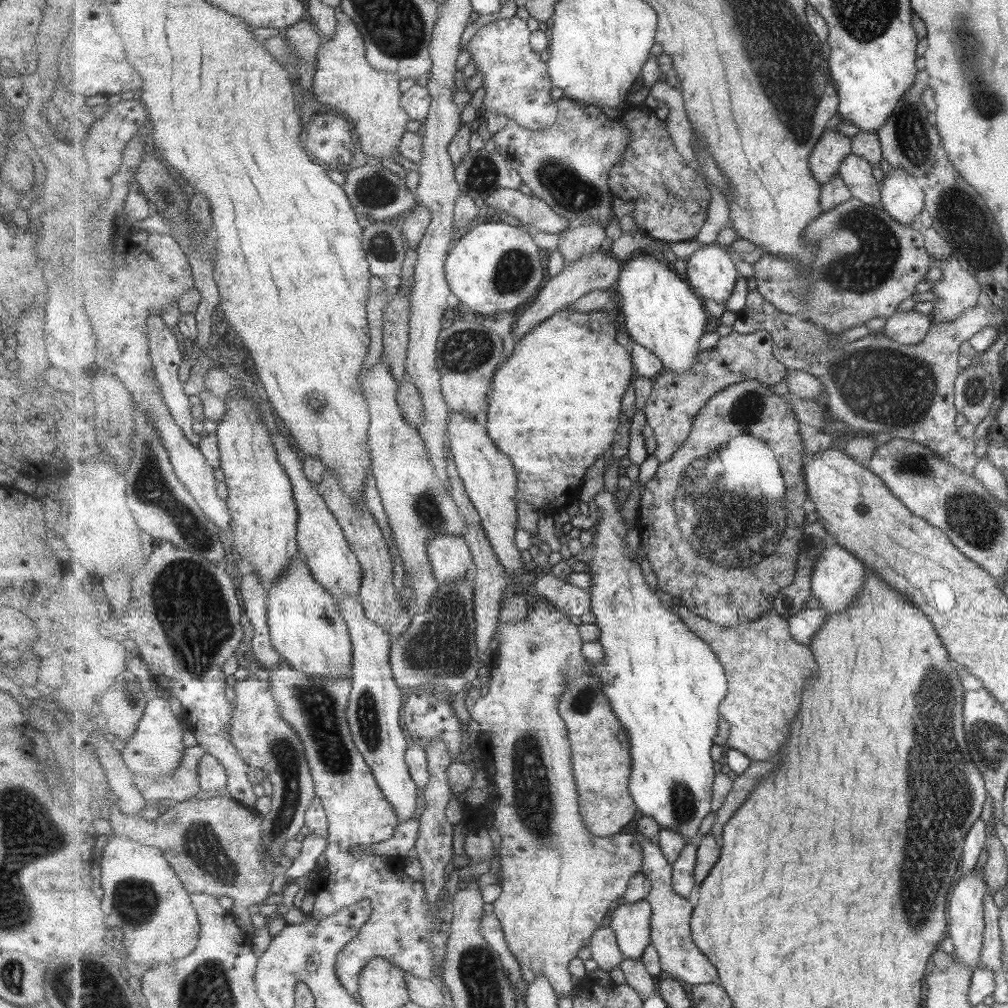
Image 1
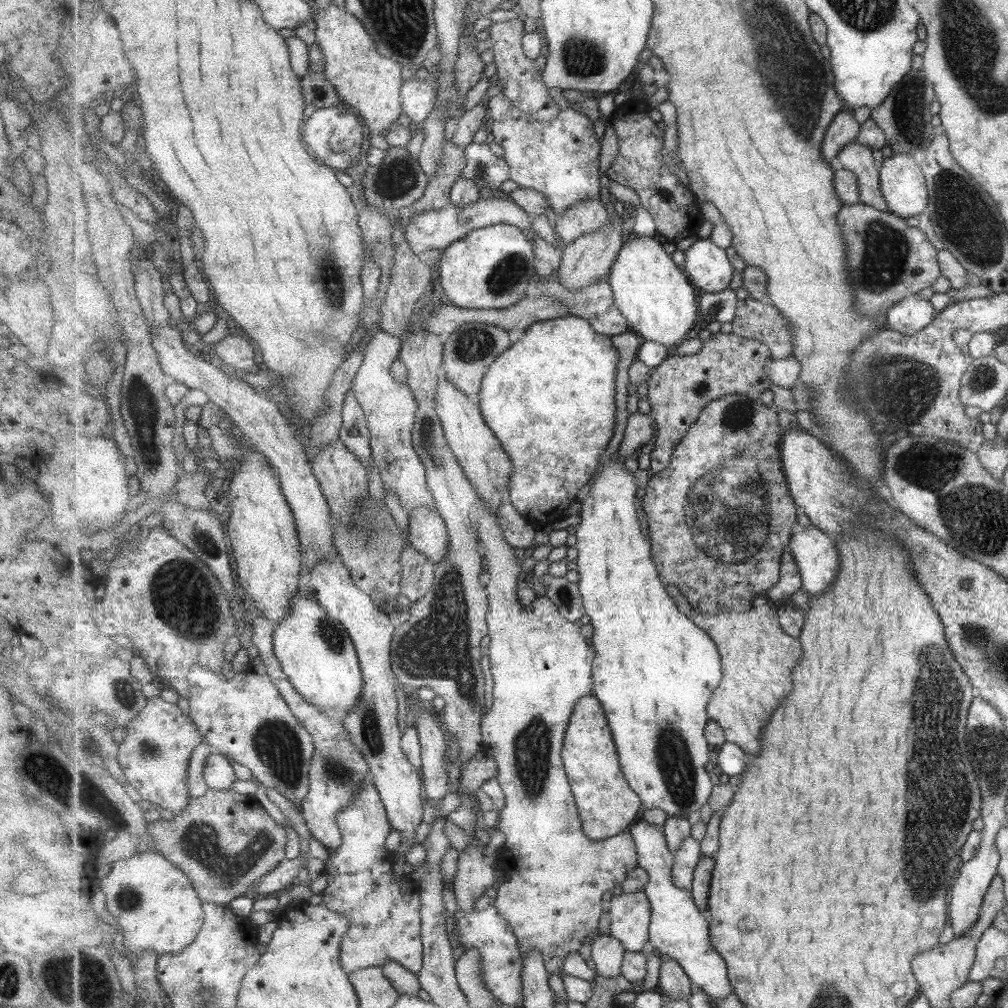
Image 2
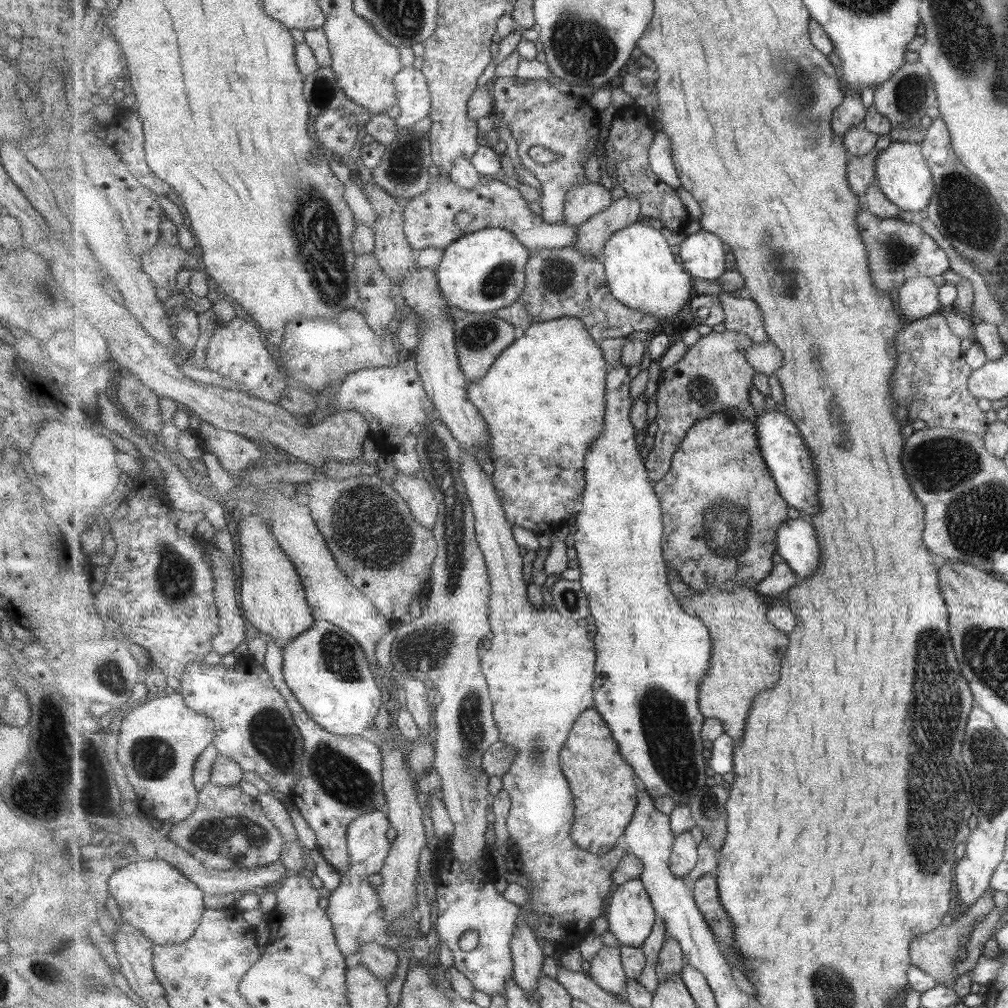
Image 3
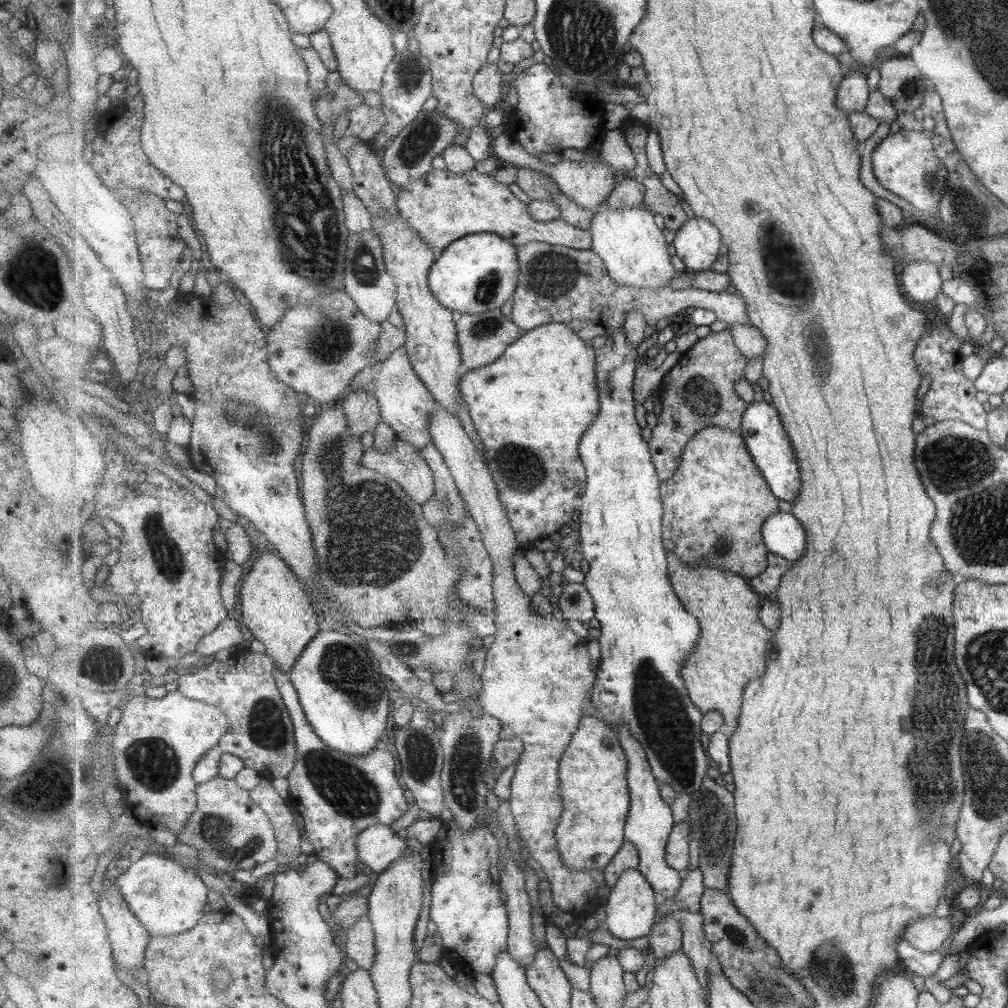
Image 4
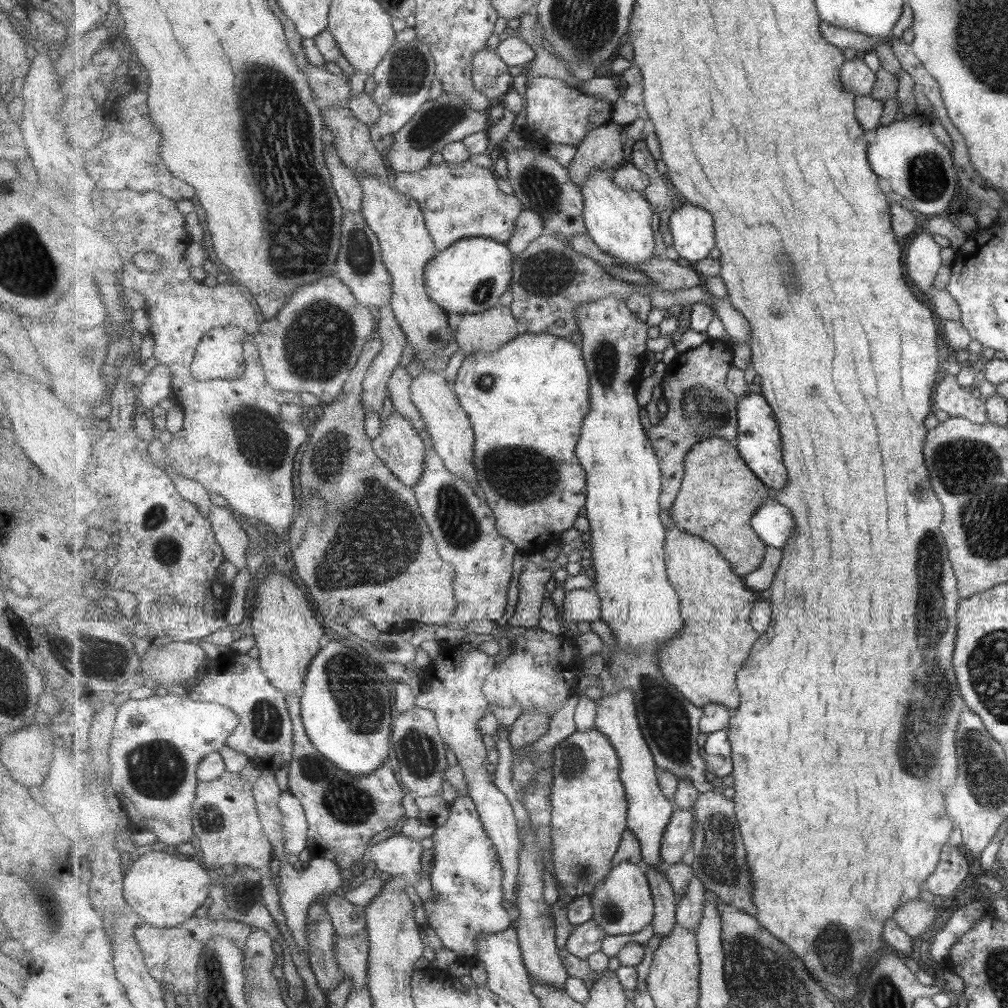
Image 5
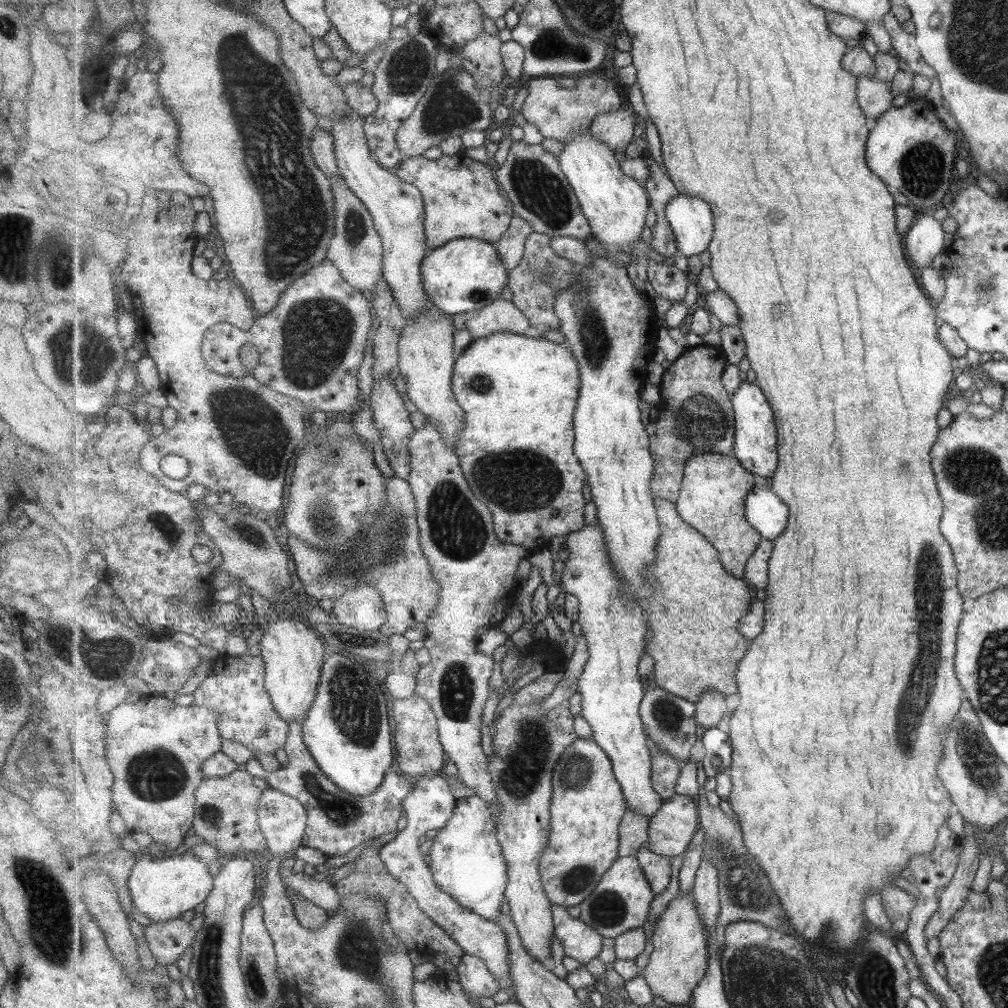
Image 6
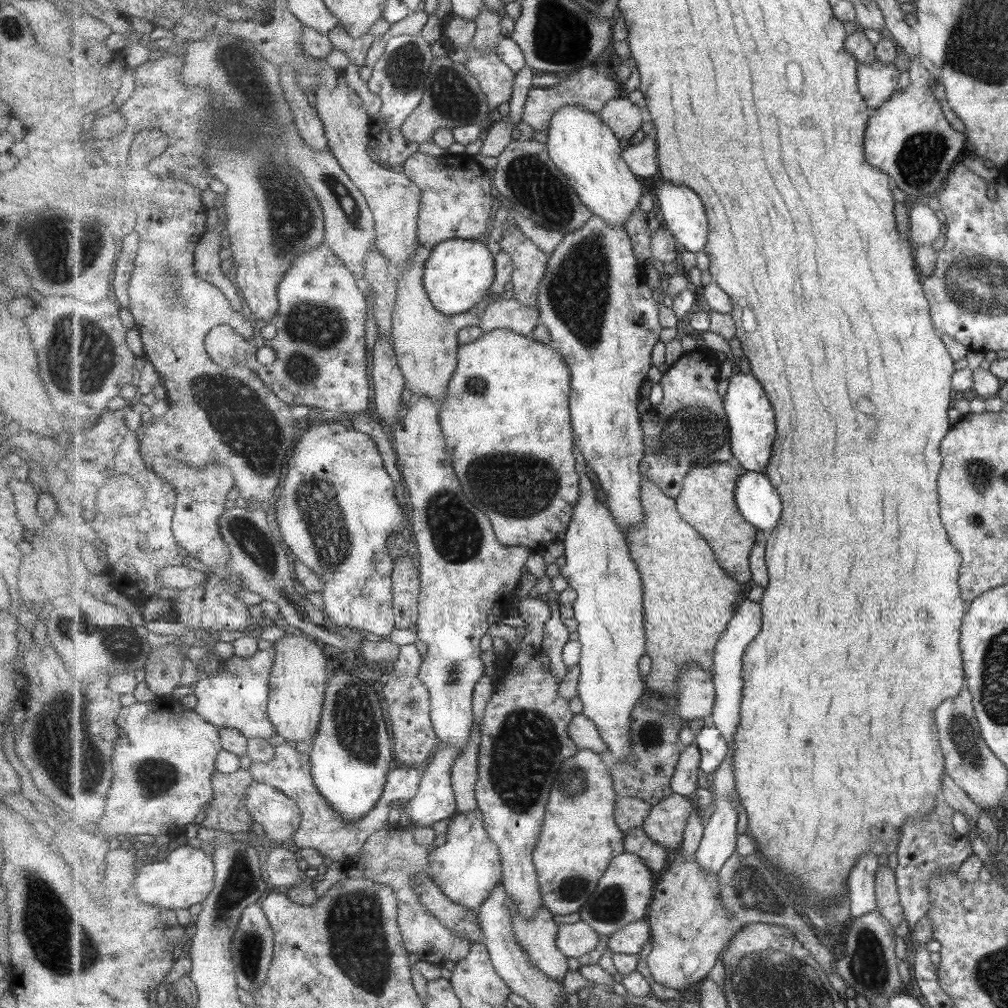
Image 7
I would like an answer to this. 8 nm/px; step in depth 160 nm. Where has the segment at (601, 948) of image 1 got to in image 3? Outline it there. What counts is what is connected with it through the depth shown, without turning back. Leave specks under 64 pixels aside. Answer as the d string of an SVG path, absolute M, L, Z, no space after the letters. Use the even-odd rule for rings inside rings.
M604 946L591 962L589 975L611 994L625 994L629 978L622 963L622 946Z

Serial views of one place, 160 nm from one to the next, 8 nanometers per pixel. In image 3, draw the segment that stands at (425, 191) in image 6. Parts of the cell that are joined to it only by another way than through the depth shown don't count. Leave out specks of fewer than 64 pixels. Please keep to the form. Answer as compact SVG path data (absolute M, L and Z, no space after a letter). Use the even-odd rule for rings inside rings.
M451 178L448 180L433 180L427 193L412 199L404 209L406 237L415 250L422 248L438 248L446 252L448 246L469 233L477 232L489 227L503 227L514 232L519 240L533 253L544 248L562 249L572 246L575 242L578 227L564 223L551 224L544 221L543 215L537 215L527 204L518 188L506 186L503 178L496 178L475 189L467 190ZM459 212L471 215L470 225L467 229L457 227L455 220Z

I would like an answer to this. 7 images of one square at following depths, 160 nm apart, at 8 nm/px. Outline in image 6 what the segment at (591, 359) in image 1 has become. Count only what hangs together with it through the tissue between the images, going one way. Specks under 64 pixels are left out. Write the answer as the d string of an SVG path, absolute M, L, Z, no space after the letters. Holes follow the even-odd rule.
M497 332L487 338L474 340L473 344L460 356L456 361L453 383L454 393L458 398L458 403L466 412L465 420L467 422L455 452L459 455L471 490L492 510L496 534L502 540L503 545L523 546L528 553L537 549L548 549L555 536L567 538L572 533L583 531L586 526L585 504L587 504L583 490L587 488L585 482L588 482L588 476L582 467L582 462L573 450L575 446L575 424L573 422L575 422L575 410L578 409L580 392L582 392L582 372L572 348L565 343L551 342L543 337L533 338L521 334Z

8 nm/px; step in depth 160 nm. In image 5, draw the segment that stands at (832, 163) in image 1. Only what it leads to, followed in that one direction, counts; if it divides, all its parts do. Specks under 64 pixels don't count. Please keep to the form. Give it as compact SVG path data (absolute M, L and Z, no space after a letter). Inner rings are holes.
M862 55L847 61L842 69L845 90L856 96L867 96L875 89L875 72L864 62Z

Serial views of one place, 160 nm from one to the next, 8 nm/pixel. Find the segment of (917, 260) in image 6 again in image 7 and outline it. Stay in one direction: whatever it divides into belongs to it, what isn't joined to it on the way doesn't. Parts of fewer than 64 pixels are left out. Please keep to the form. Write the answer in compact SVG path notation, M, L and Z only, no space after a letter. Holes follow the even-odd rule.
M908 201L908 219L910 220L909 240L913 245L925 246L931 244L941 230L935 214L925 204L915 204Z

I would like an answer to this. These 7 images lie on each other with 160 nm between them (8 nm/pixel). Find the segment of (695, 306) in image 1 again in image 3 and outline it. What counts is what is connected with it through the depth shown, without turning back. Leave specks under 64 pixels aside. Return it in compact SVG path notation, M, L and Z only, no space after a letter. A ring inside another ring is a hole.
M644 219L610 238L601 258L615 298L633 310L656 316L661 324L665 324L673 320L694 298L694 277L681 264L677 264L675 254L671 252L673 248L665 236L655 227L649 226Z

